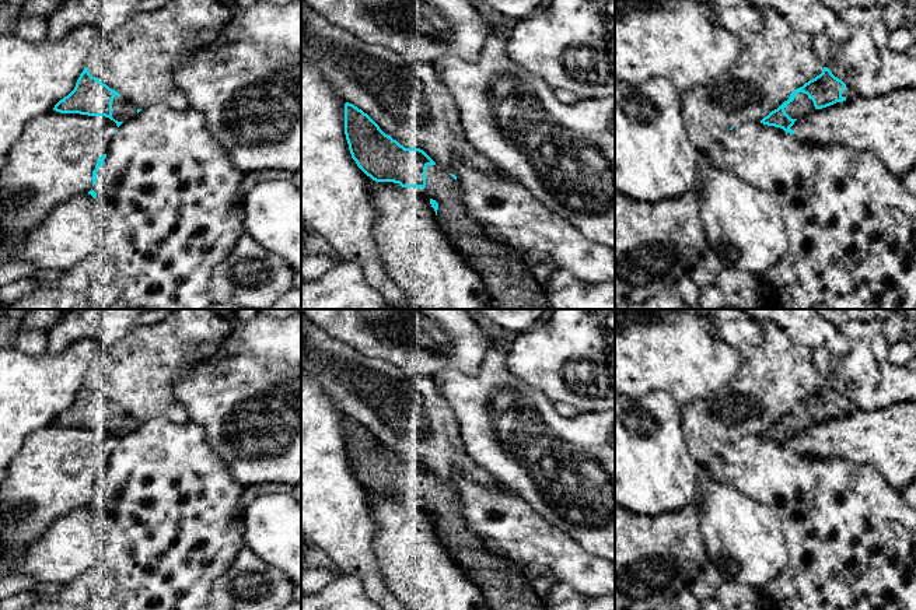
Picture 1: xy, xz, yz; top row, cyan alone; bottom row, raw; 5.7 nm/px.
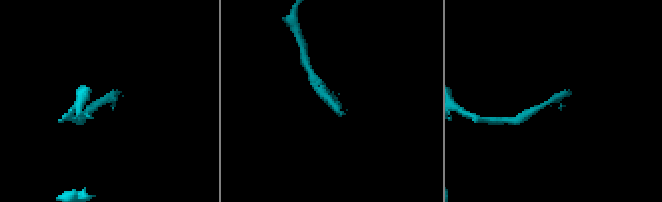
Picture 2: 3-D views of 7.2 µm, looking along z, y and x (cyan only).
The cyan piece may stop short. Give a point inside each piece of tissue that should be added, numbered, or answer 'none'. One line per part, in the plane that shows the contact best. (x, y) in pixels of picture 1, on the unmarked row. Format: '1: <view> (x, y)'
1: yz (801, 419)

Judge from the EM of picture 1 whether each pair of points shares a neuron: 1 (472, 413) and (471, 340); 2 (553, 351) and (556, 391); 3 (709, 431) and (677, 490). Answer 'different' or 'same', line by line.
1: different
2: same
3: different

